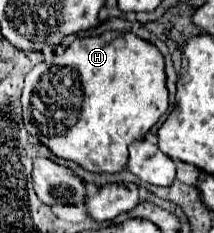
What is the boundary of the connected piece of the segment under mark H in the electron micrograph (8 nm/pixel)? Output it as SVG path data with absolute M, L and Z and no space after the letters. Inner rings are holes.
M104 32L102 36L76 38L66 48L62 64L48 66L42 62L24 78L22 118L28 132L38 136L56 156L74 160L90 172L120 172L128 162L128 170L140 180L170 186L176 178L172 158L150 140L138 140L166 110L164 56L152 42L142 40L134 32Z

